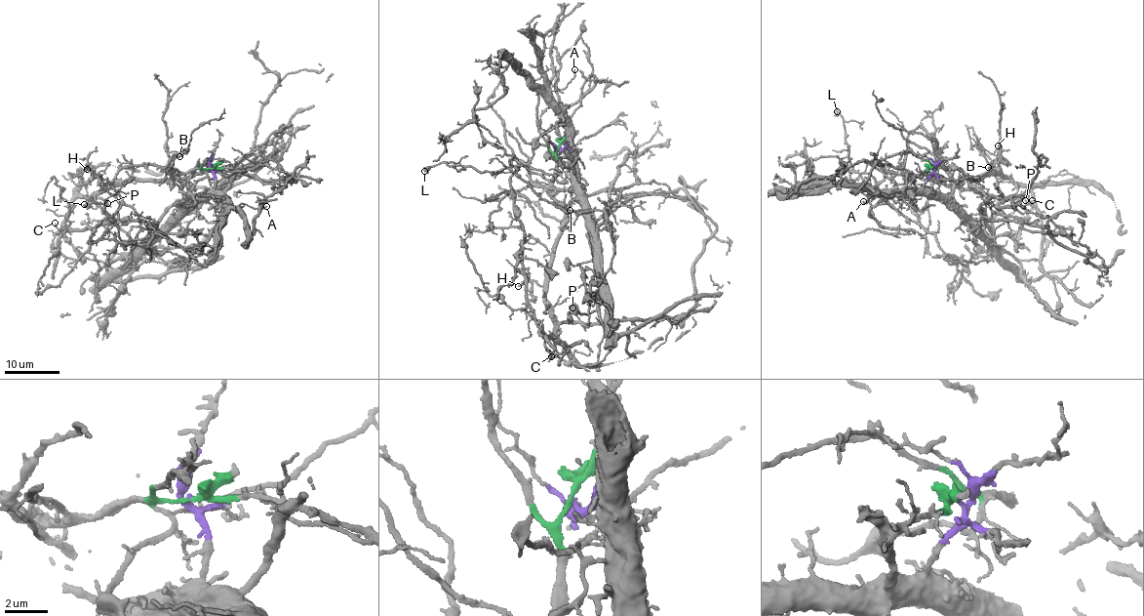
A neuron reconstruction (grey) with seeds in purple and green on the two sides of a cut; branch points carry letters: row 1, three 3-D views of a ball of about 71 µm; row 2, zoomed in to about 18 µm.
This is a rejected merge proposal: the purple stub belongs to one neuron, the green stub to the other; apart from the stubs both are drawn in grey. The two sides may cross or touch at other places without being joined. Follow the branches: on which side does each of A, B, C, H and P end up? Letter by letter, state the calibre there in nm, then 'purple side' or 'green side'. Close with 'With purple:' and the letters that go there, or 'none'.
A: 100 nm thick; purple side
B: 90 nm thick; green side
C: 110 nm thick; green side
H: 100 nm thick; green side
P: 100 nm thick; green side
With purple: A

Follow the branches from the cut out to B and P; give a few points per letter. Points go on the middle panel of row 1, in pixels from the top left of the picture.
B: (558, 146), (552, 193), (568, 220), (571, 209)
P: (558, 146), (552, 193), (565, 211), (546, 298), (560, 322), (578, 320), (572, 308)

